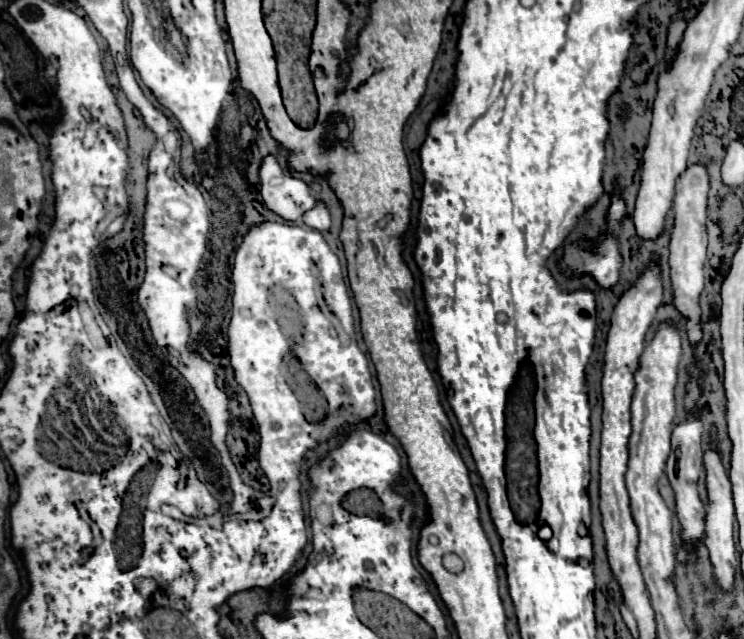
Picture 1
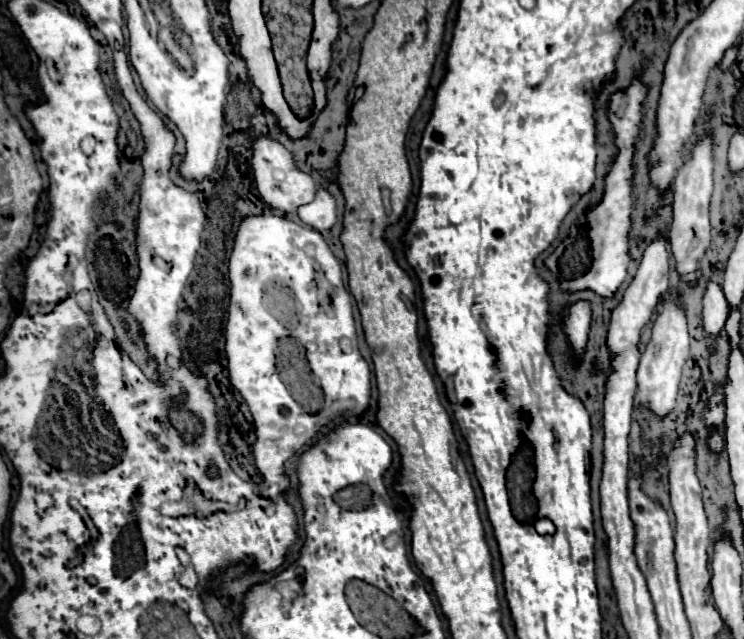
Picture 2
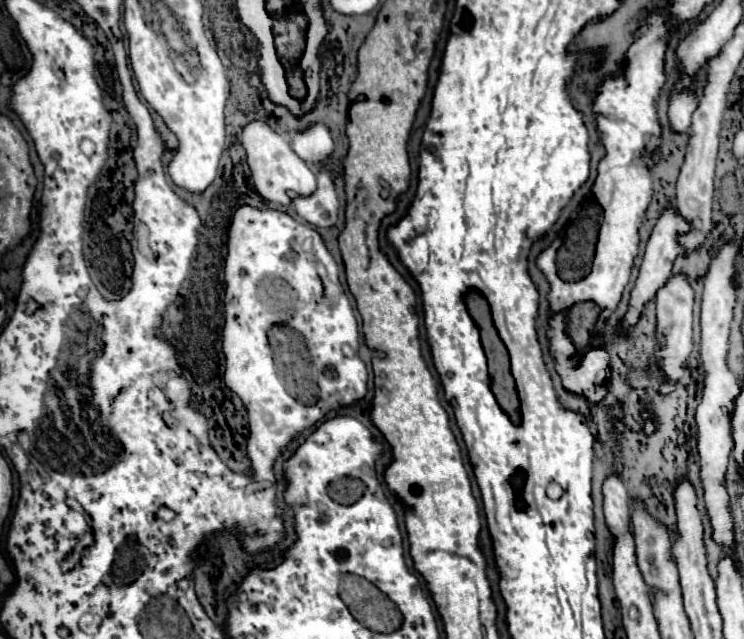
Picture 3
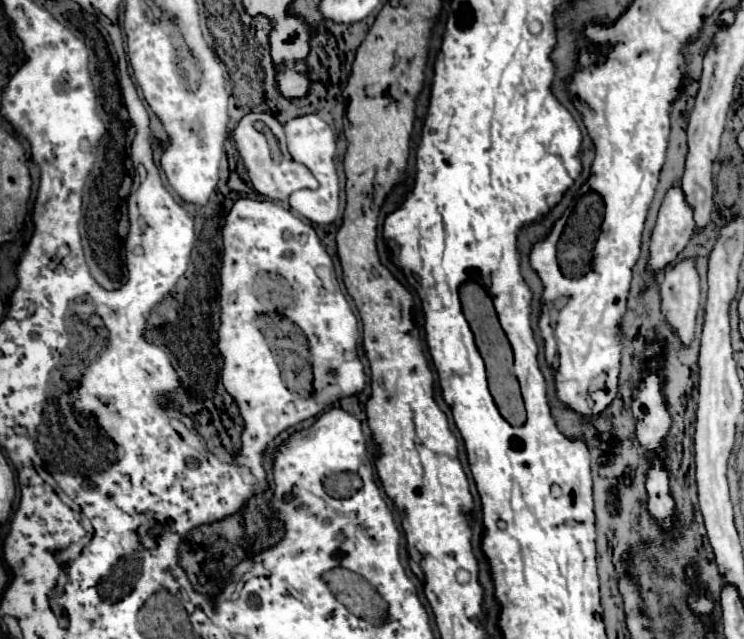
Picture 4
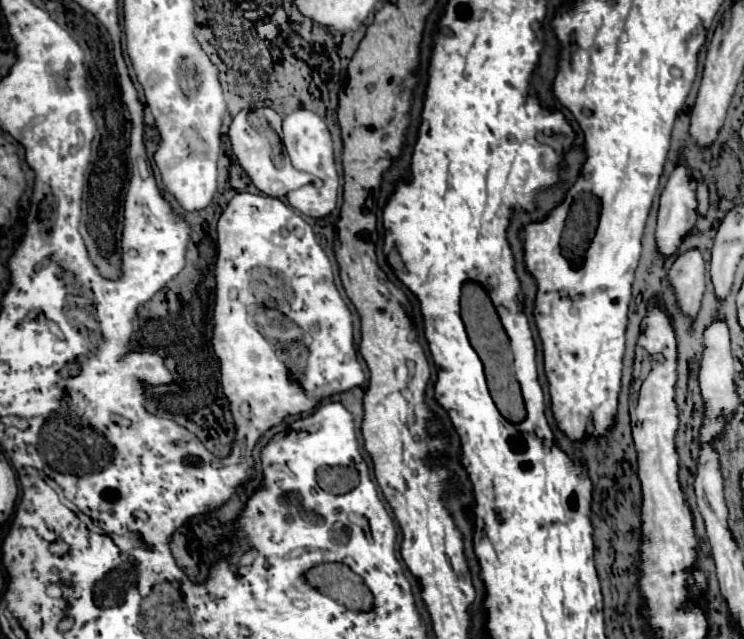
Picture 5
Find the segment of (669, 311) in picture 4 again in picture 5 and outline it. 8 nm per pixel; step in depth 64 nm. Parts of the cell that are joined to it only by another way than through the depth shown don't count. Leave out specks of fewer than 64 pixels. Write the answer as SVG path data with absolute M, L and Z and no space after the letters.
M690 248L684 254L680 254L670 266L668 278L676 290L680 308L686 314L696 316L706 286L706 262L702 250Z

